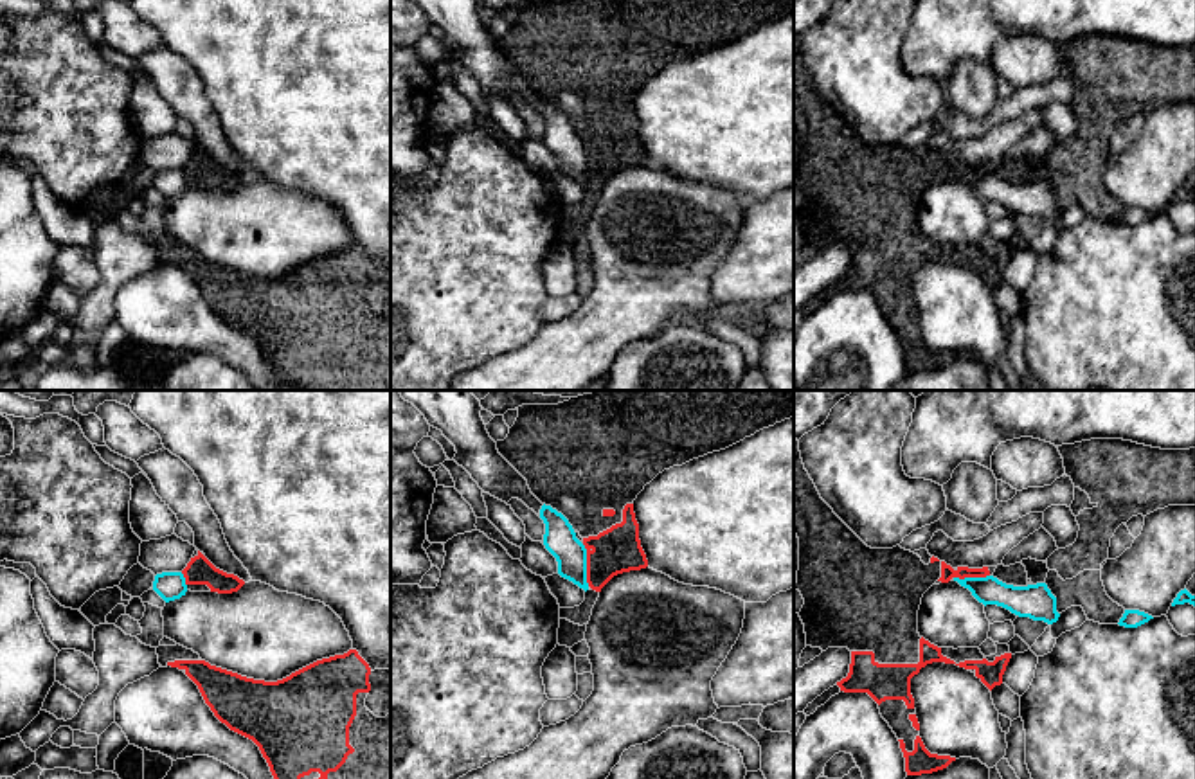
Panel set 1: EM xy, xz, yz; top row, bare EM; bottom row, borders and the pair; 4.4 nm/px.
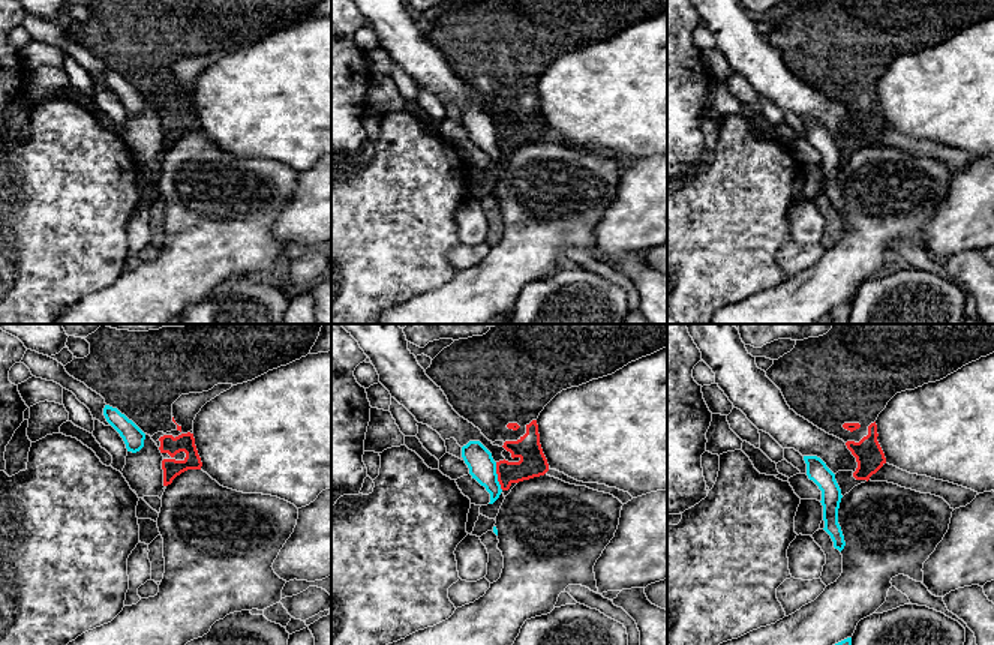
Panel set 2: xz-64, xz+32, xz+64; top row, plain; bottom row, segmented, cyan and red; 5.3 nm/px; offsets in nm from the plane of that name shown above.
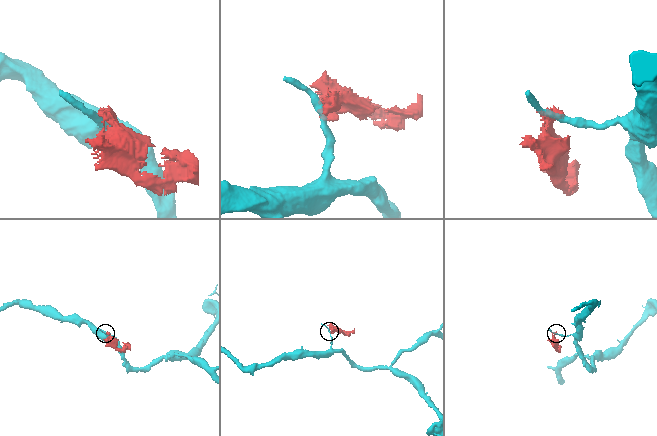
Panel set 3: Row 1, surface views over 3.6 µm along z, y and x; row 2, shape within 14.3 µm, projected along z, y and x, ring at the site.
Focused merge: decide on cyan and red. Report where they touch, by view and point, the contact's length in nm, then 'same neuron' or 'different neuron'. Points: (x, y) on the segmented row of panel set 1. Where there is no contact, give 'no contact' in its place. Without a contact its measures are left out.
meets cyan in xz at (585, 565); contact 190 nm long; different neuron

